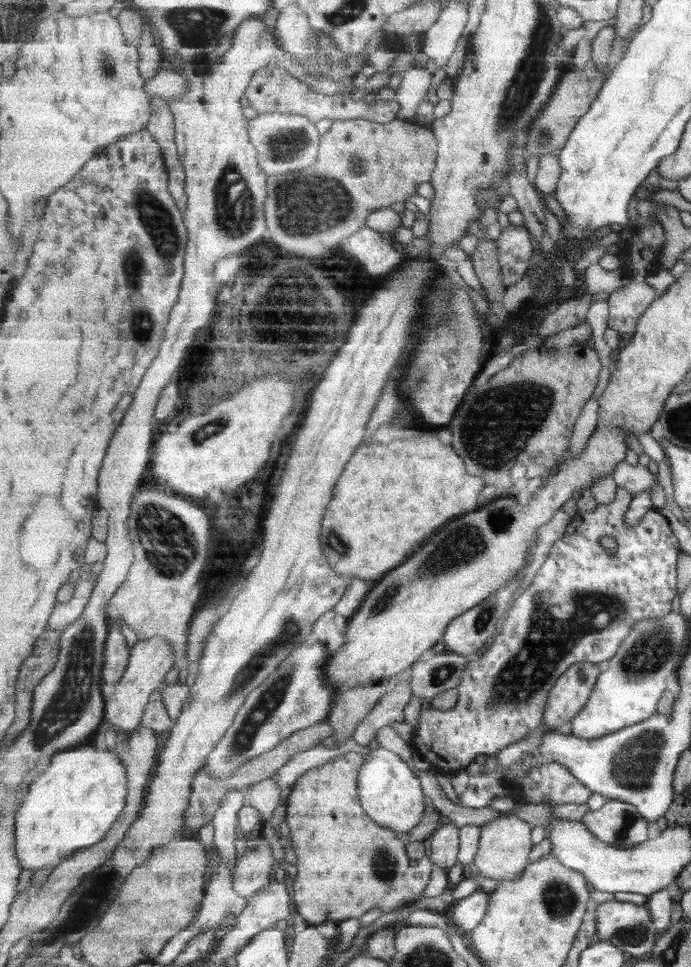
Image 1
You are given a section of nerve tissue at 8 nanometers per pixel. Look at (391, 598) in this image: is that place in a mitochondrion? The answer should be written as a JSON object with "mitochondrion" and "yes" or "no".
{"mitochondrion":"yes"}

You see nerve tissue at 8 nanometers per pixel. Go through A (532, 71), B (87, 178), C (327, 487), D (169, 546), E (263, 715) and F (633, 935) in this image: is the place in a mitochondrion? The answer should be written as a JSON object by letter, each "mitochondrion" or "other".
{"A":"mitochondrion","B":"other","C":"other","D":"mitochondrion","E":"mitochondrion","F":"mitochondrion"}

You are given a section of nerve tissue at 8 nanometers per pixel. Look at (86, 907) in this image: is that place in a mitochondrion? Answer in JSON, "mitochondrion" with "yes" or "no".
{"mitochondrion":"yes"}

